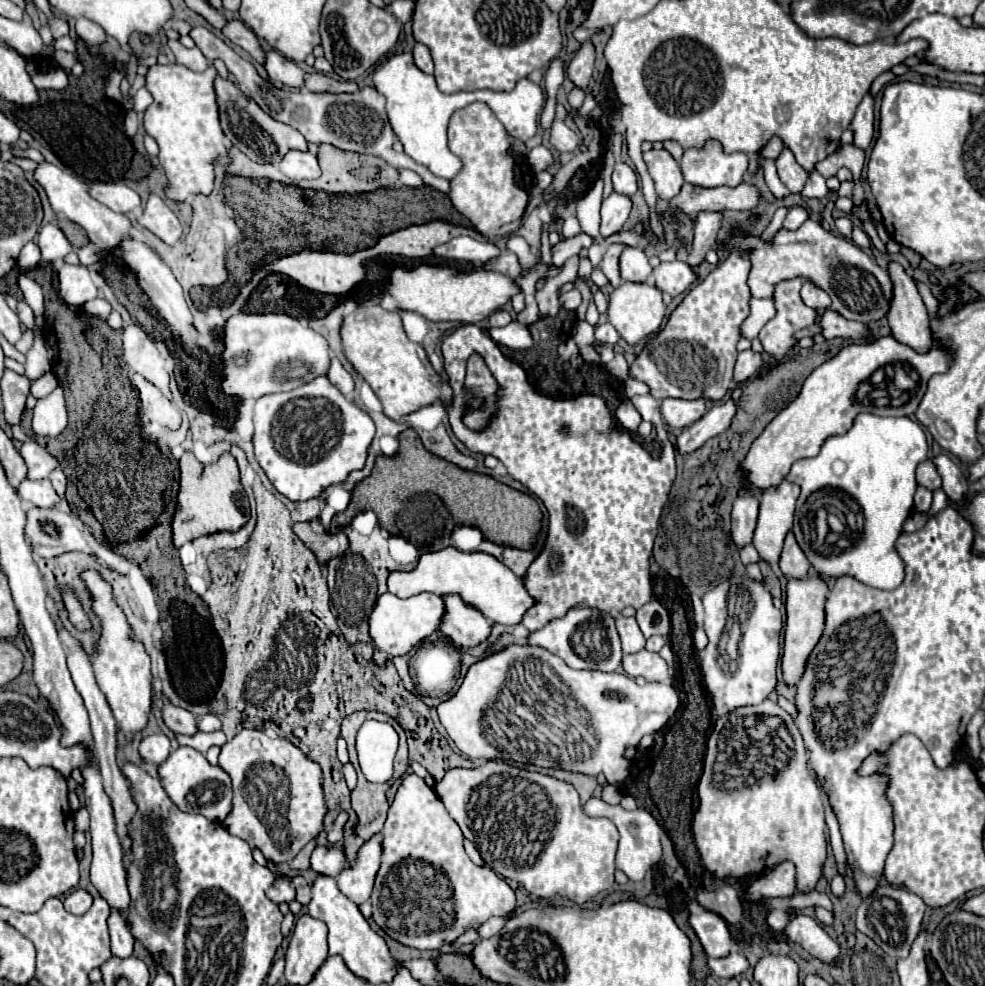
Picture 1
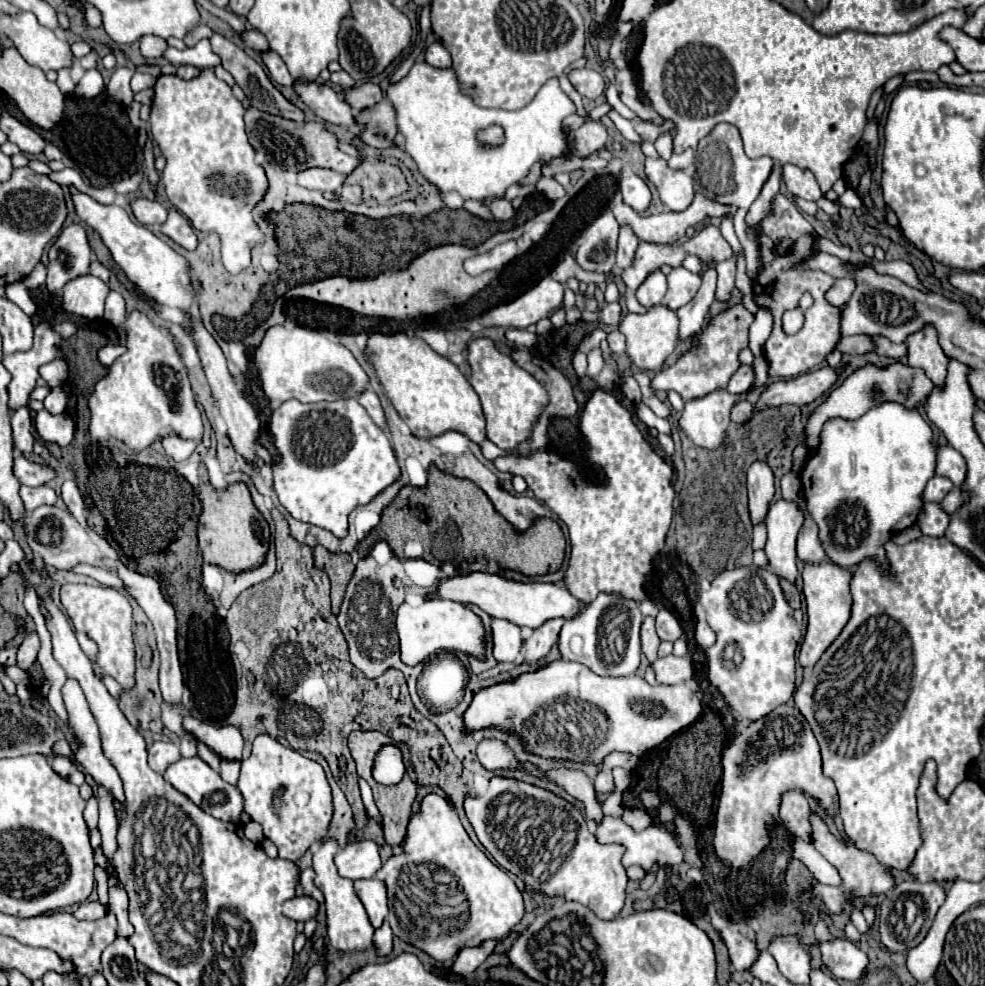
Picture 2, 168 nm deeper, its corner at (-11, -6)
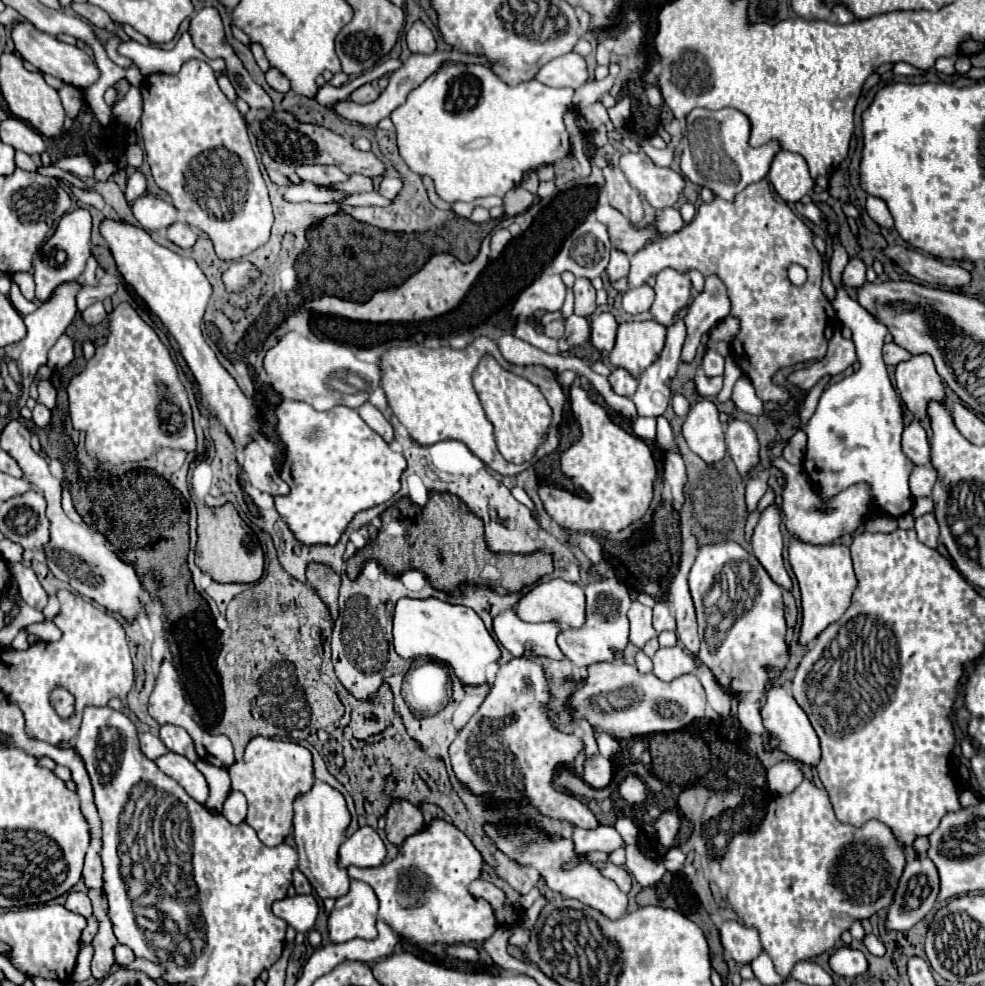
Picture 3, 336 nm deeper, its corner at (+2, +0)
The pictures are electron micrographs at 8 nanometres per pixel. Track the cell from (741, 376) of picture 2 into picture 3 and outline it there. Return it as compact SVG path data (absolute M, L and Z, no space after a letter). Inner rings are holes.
M696 374L694 384L696 384L698 396L702 396L702 398L714 398L722 390L722 378L720 376L718 378L708 378L704 374Z

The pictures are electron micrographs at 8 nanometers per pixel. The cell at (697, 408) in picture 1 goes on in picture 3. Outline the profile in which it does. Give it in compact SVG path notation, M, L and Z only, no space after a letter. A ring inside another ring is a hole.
M700 400L692 404L686 416L682 434L694 454L698 454L706 464L714 464L726 456L724 426L718 420L718 410L714 402Z

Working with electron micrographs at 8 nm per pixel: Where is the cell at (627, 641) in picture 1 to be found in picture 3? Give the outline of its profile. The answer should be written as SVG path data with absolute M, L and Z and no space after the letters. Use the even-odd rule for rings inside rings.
M632 602L628 610L628 620L630 620L630 642L638 648L642 648L650 638L656 638L658 632L652 626L652 608Z

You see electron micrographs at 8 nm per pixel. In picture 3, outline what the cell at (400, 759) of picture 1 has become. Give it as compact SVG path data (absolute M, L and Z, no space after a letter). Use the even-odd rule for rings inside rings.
M398 800L388 808L386 834L390 842L394 842L396 846L402 846L408 836L420 830L424 830L424 818L416 806L412 806L410 802L406 804L404 800Z

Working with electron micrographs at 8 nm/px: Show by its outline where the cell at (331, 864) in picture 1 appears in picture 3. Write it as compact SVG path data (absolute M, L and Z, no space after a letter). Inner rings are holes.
M362 826L340 846L338 864L342 868L348 866L374 868L384 862L386 854L388 854L386 844L380 838L380 834L372 826Z

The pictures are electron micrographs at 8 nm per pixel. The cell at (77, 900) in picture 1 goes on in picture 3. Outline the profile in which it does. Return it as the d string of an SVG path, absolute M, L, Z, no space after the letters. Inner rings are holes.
M70 892L64 906L66 906L70 912L80 914L80 916L84 916L84 918L88 918L88 916L92 914L90 898L88 898L88 894L84 894L84 892Z

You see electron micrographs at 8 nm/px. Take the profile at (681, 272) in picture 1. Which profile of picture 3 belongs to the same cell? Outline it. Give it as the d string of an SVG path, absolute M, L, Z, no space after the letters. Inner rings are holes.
M662 270L656 276L656 300L650 312L662 326L672 326L676 312L690 304L690 290L692 284L686 274L678 274L676 270Z

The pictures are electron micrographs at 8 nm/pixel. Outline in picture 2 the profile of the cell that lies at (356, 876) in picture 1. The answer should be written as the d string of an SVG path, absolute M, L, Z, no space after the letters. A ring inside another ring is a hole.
M369 878L369 880L357 880L355 882L355 892L359 896L359 900L363 902L367 916L373 924L373 928L379 928L379 924L385 920L387 916L387 892L385 892L385 884L377 878Z

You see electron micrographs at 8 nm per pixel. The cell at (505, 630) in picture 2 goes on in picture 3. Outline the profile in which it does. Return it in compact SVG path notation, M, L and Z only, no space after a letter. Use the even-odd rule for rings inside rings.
M504 610L494 618L494 632L498 642L514 656L532 652L536 658L564 660L566 656L558 648L558 634L562 626L556 620L550 622L524 622L516 616L516 610Z

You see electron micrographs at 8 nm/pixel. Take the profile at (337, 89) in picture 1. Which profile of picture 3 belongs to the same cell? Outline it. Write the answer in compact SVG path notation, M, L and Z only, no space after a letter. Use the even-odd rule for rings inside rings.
M364 84L364 86L358 88L356 92L352 92L350 100L356 102L356 104L368 104L368 102L376 100L378 96L380 96L380 90L378 90L378 88L374 88L372 84Z

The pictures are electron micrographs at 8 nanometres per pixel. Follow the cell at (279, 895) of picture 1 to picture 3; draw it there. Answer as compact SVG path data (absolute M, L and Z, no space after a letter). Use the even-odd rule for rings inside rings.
M312 894L308 896L294 896L294 898L284 898L274 902L272 906L274 914L282 920L286 920L296 932L308 932L318 916L318 902L314 900Z

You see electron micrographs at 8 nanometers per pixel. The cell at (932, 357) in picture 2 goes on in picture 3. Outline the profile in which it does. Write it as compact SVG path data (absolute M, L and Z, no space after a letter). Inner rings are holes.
M928 354L912 356L896 368L896 388L904 406L918 420L928 418L930 402L948 402L944 382L938 378L934 362Z

